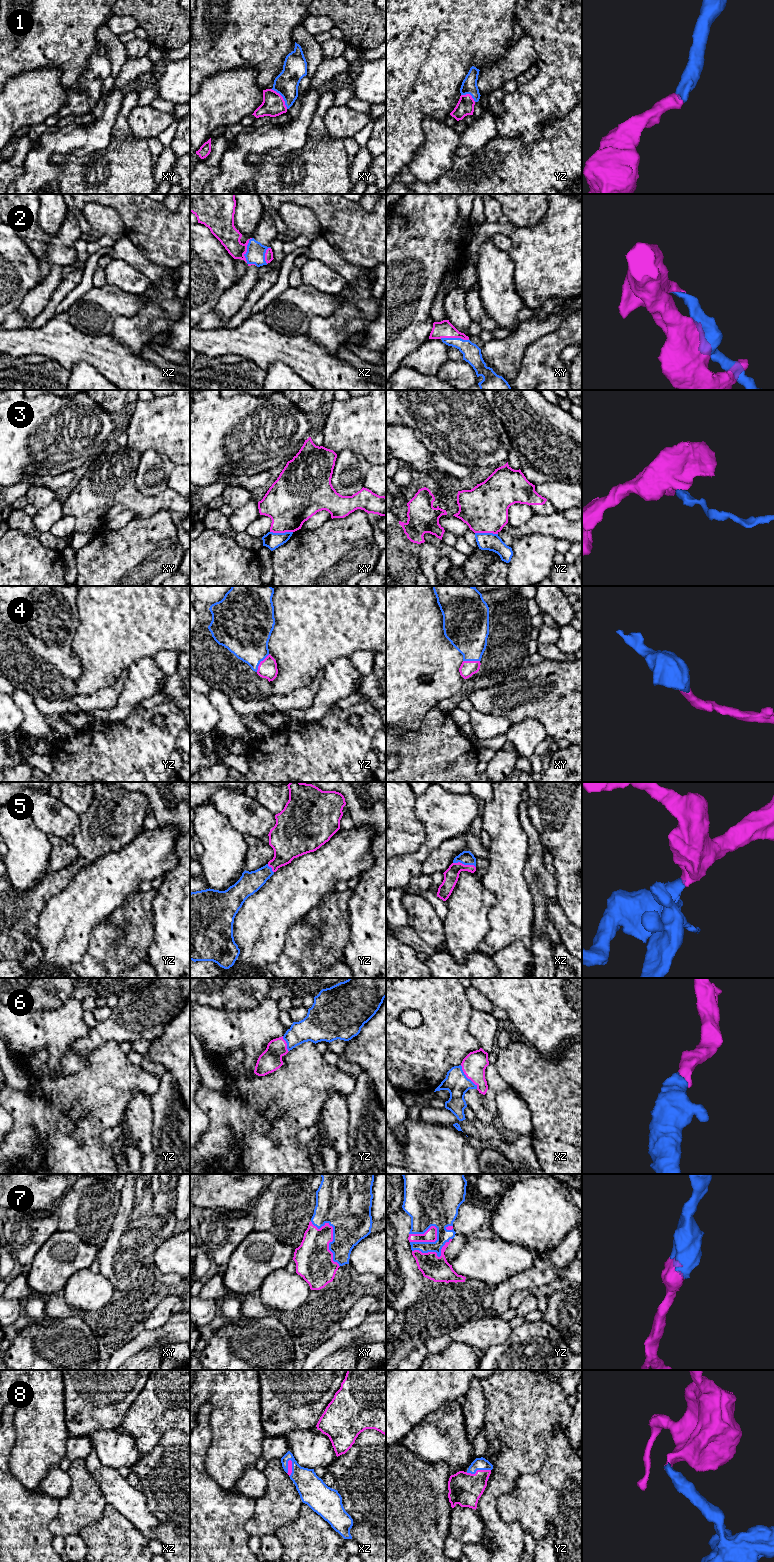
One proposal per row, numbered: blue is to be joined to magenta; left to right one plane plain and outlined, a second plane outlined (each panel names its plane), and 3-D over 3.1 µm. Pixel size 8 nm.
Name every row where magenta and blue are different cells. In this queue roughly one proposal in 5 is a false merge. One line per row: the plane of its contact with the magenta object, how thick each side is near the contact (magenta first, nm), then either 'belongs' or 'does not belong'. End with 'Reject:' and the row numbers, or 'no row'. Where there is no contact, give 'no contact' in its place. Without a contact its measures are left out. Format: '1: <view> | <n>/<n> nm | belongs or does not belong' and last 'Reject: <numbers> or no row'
1: xy | 180/190 nm | belongs
2: xz | 180/150 nm | belongs
3: xy | 400/130 nm | does not belong
4: yz | 150/360 nm | belongs
5: xz | 120/110 nm | belongs
6: xz | 190/190 nm | belongs
7: xy | 300/380 nm | belongs
8: yz | 260/100 nm | belongs
Reject: 3

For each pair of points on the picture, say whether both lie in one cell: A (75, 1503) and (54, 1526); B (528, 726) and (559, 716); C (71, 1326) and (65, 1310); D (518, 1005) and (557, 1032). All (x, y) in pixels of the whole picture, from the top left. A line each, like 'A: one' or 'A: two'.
A: one
B: two
C: two
D: one

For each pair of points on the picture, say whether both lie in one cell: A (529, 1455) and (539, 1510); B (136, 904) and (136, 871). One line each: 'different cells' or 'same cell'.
A: different cells
B: different cells

